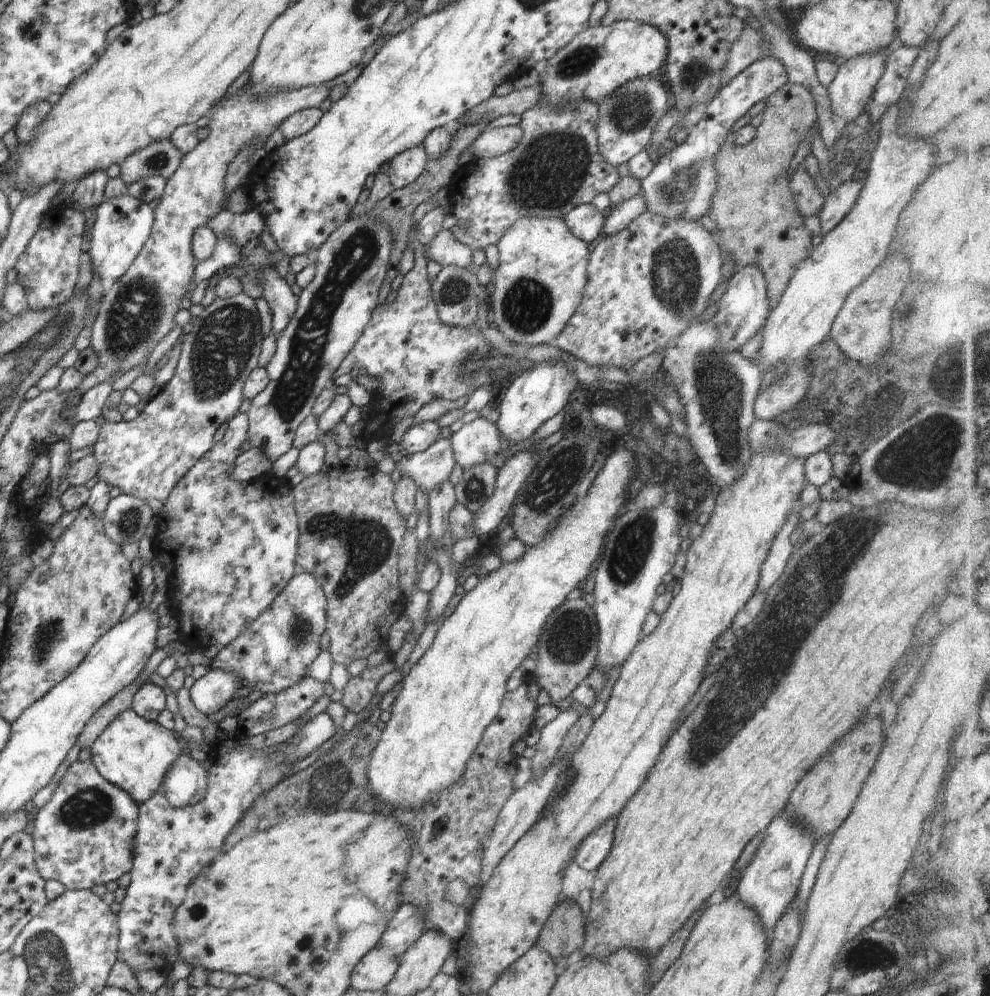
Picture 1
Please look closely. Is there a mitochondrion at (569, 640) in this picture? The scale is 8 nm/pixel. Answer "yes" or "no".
yes

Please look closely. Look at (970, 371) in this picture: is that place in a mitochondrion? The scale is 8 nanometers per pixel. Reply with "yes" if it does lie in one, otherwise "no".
yes

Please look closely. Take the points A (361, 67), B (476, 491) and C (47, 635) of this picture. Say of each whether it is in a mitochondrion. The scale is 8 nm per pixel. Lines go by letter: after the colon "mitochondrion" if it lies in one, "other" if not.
A: other
B: mitochondrion
C: mitochondrion

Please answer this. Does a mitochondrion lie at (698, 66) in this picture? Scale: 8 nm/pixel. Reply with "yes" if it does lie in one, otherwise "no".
yes

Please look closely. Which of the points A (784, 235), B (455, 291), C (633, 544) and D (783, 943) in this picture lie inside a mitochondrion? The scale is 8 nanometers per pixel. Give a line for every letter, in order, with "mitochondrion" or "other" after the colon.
A: other
B: mitochondrion
C: mitochondrion
D: other

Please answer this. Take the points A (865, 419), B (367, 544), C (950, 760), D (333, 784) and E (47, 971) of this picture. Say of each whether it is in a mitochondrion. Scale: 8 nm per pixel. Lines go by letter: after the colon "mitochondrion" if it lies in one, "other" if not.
A: mitochondrion
B: mitochondrion
C: other
D: mitochondrion
E: mitochondrion

